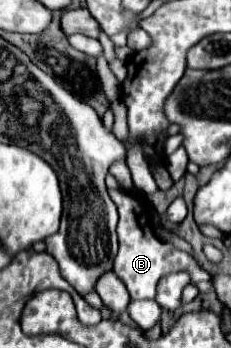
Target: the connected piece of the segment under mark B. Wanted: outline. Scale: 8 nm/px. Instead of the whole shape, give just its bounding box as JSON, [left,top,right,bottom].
[108,189,212,301]

